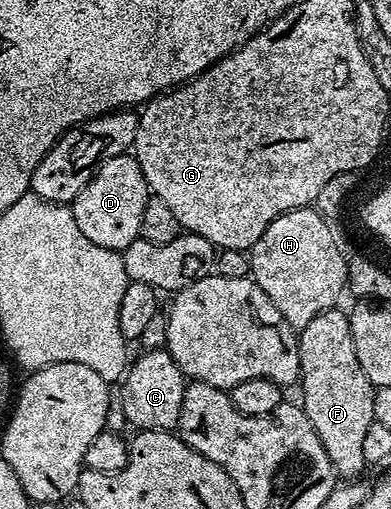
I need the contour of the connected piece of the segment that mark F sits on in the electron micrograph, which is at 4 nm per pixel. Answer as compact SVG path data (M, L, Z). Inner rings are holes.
M332 309L317 313L299 337L299 383L303 387L301 406L309 417L321 445L335 466L336 476L351 481L368 466L364 456L364 438L373 417L375 388L357 361L357 349L353 349L351 320L346 310Z

